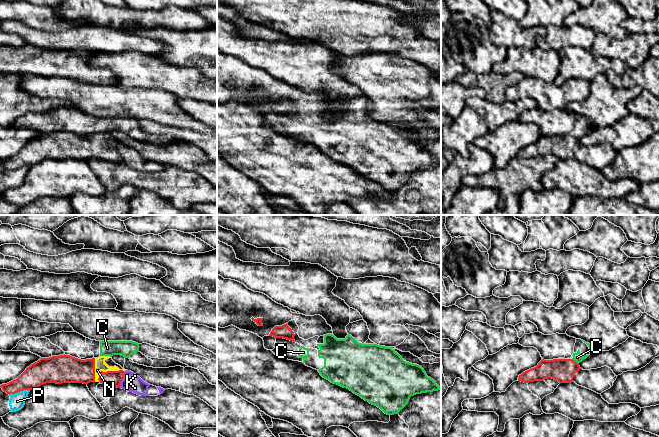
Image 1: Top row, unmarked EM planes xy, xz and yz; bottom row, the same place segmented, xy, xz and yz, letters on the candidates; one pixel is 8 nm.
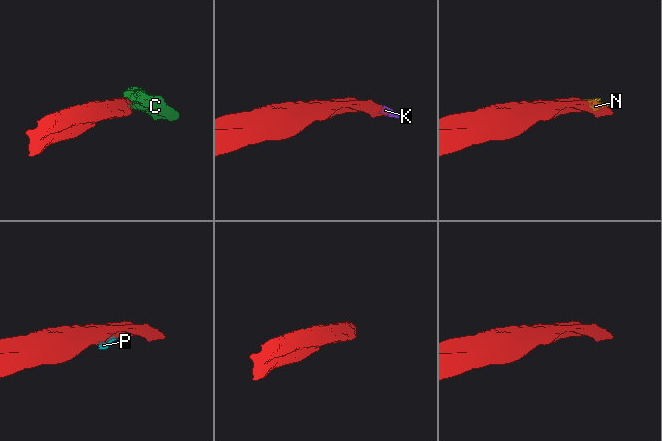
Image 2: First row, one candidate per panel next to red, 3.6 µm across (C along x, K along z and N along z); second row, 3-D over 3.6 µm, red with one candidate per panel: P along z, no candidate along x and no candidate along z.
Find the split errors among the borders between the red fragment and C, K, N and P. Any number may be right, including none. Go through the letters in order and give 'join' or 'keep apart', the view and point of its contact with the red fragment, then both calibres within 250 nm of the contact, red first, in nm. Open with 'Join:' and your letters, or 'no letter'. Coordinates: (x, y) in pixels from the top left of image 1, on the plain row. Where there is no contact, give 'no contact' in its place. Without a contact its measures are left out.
Join: K, N
C: keep apart | yz (574, 137) | 190/80 nm
K: join | xy (122, 155) | 130/150 nm
N: join | xy (105, 148) | 130/90 nm
P: keep apart | xy (19, 167) | 200/130 nm

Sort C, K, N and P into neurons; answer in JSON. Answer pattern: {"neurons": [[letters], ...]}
{"neurons": [["C"], ["K", "N"], ["P"]]}

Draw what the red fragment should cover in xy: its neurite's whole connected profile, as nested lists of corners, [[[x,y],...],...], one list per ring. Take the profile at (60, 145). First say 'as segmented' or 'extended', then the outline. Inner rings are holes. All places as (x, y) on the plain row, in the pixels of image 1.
extended; [[[70,131],[40,134],[15,156],[0,163],[7,170],[32,166],[46,159],[100,158],[141,172],[158,172],[165,165],[144,158],[139,152],[116,140],[110,132],[81,136]]]

